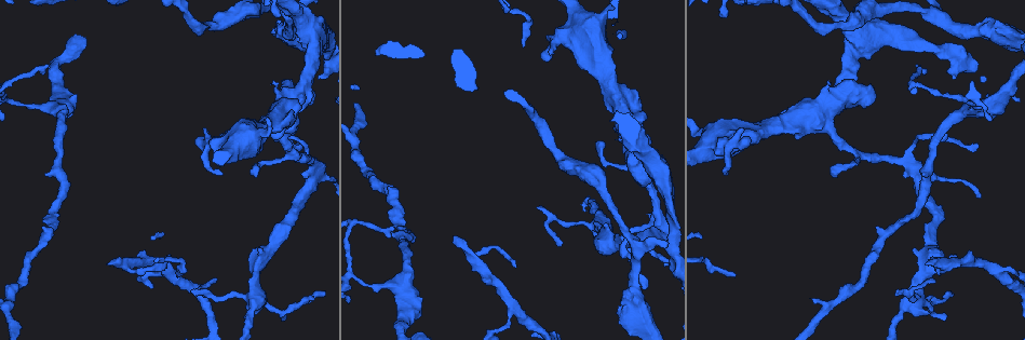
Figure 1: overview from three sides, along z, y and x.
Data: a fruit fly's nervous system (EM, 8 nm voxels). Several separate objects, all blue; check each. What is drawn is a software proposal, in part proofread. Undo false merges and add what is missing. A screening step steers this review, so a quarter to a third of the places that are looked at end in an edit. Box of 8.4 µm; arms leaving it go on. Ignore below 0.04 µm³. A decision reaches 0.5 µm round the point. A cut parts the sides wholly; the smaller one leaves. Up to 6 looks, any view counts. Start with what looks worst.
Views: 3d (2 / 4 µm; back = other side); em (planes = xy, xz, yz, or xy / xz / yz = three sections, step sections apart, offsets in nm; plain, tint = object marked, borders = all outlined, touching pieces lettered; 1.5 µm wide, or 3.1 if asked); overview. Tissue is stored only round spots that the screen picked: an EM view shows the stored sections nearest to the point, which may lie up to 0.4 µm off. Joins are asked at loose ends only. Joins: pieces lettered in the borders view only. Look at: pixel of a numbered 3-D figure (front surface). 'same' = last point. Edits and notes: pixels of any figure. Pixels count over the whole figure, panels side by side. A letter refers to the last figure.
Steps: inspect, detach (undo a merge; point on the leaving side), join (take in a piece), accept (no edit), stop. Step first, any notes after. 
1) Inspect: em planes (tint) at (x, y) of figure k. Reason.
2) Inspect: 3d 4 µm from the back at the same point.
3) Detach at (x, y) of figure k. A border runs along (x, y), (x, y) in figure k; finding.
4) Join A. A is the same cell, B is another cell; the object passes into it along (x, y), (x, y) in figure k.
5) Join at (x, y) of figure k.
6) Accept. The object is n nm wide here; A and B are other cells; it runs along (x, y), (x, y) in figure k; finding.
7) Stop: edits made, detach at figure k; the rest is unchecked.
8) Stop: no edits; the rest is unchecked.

Inspect: em yz step 4 (borders) at (925, 263) of figure 1. An open end.

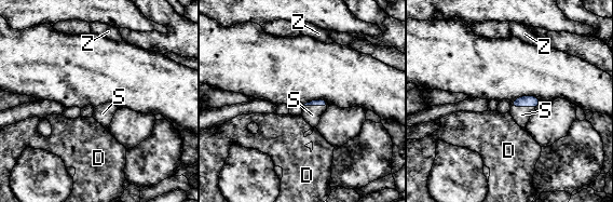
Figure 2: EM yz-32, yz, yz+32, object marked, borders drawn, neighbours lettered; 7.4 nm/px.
Inspect: em planes (borders) at the same point. Cut it another way.

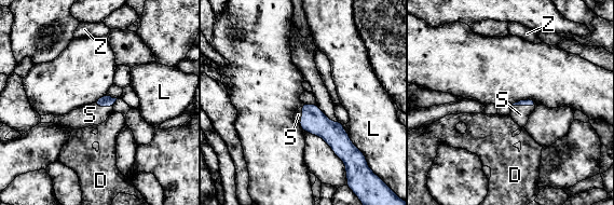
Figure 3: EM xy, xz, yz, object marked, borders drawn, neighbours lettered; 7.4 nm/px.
Join S. S is the same cell, D, L and Z are other cells; it goes on there.

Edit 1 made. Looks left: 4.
Inspect: overview.

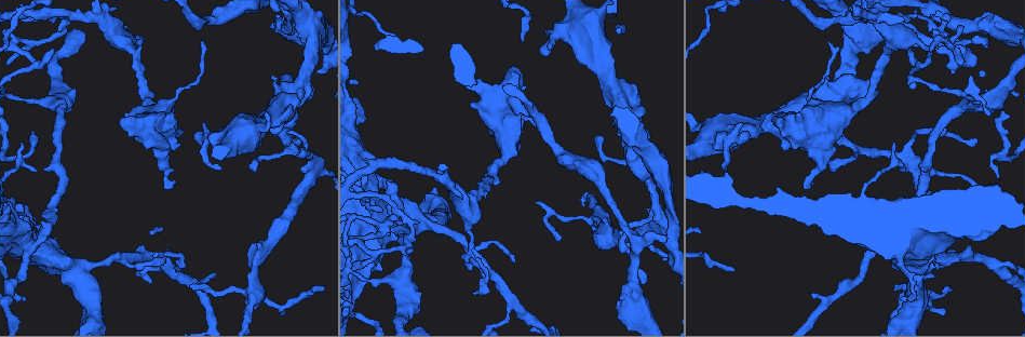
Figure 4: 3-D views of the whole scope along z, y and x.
Inspect: em planes (borders) at (893, 146) of figure 4. Tapers out.

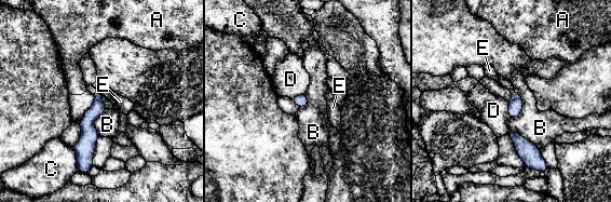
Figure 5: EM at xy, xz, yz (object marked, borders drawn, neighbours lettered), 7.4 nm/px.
Accept. A, B, C, D and E are other cells; it runs along (97, 96), (87, 120), (84, 164) in figure 5; no lettered piece goes on from it.

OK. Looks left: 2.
Inspect: 3d 2 µm at (21, 100) of figure 4. Sudden change in width.

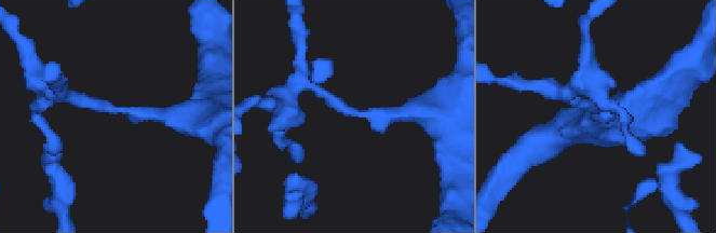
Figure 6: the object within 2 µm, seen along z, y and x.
Inspect: em planes (borders) at (114, 113) of figure 6. 3 arms meet here.

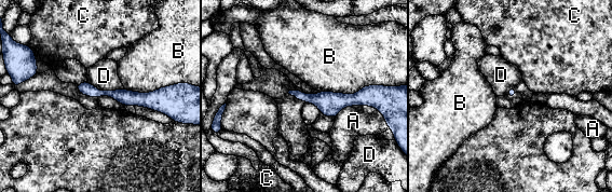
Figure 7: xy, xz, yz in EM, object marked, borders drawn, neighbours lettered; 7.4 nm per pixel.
Accept. The object is 70 nm wide here; A, B, C and D are other cells; a border runs along (87, 81), (100, 91), (123, 88) in figure 7; one neuron here.

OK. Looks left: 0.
Stop: edits made, join at figure 3; the rest is unchecked.

